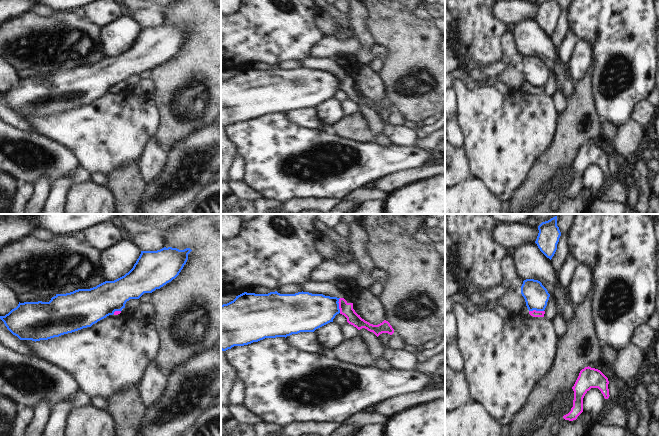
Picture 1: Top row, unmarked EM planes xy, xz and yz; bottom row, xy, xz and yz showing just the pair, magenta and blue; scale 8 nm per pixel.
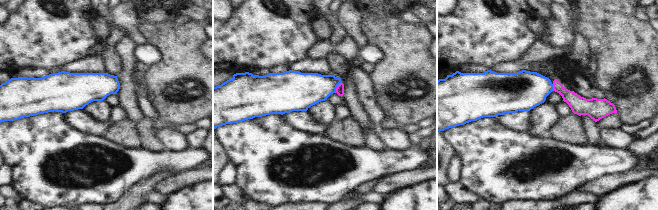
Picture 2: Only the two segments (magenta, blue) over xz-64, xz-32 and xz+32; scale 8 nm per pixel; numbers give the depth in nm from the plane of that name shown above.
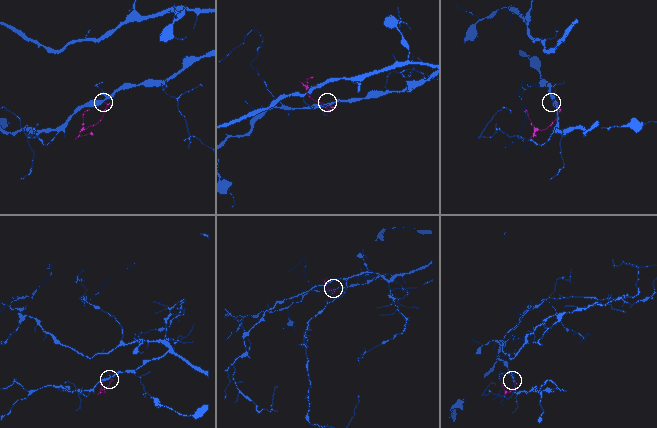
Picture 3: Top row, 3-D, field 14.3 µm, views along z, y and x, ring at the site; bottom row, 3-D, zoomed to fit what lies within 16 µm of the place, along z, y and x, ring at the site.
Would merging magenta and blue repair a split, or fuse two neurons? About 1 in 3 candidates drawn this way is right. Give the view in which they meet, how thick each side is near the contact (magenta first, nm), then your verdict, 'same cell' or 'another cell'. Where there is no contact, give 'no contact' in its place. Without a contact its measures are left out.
xz | 110/300 nm | another cell

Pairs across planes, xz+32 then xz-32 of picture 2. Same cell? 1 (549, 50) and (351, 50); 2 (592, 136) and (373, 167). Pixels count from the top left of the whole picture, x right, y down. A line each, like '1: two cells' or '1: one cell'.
1: one cell
2: two cells

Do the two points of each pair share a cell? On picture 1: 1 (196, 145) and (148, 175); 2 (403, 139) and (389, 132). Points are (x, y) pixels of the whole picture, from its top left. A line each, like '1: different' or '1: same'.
1: different
2: same

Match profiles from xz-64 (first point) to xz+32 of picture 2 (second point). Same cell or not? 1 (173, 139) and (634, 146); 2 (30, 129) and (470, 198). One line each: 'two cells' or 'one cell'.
1: two cells
2: two cells

